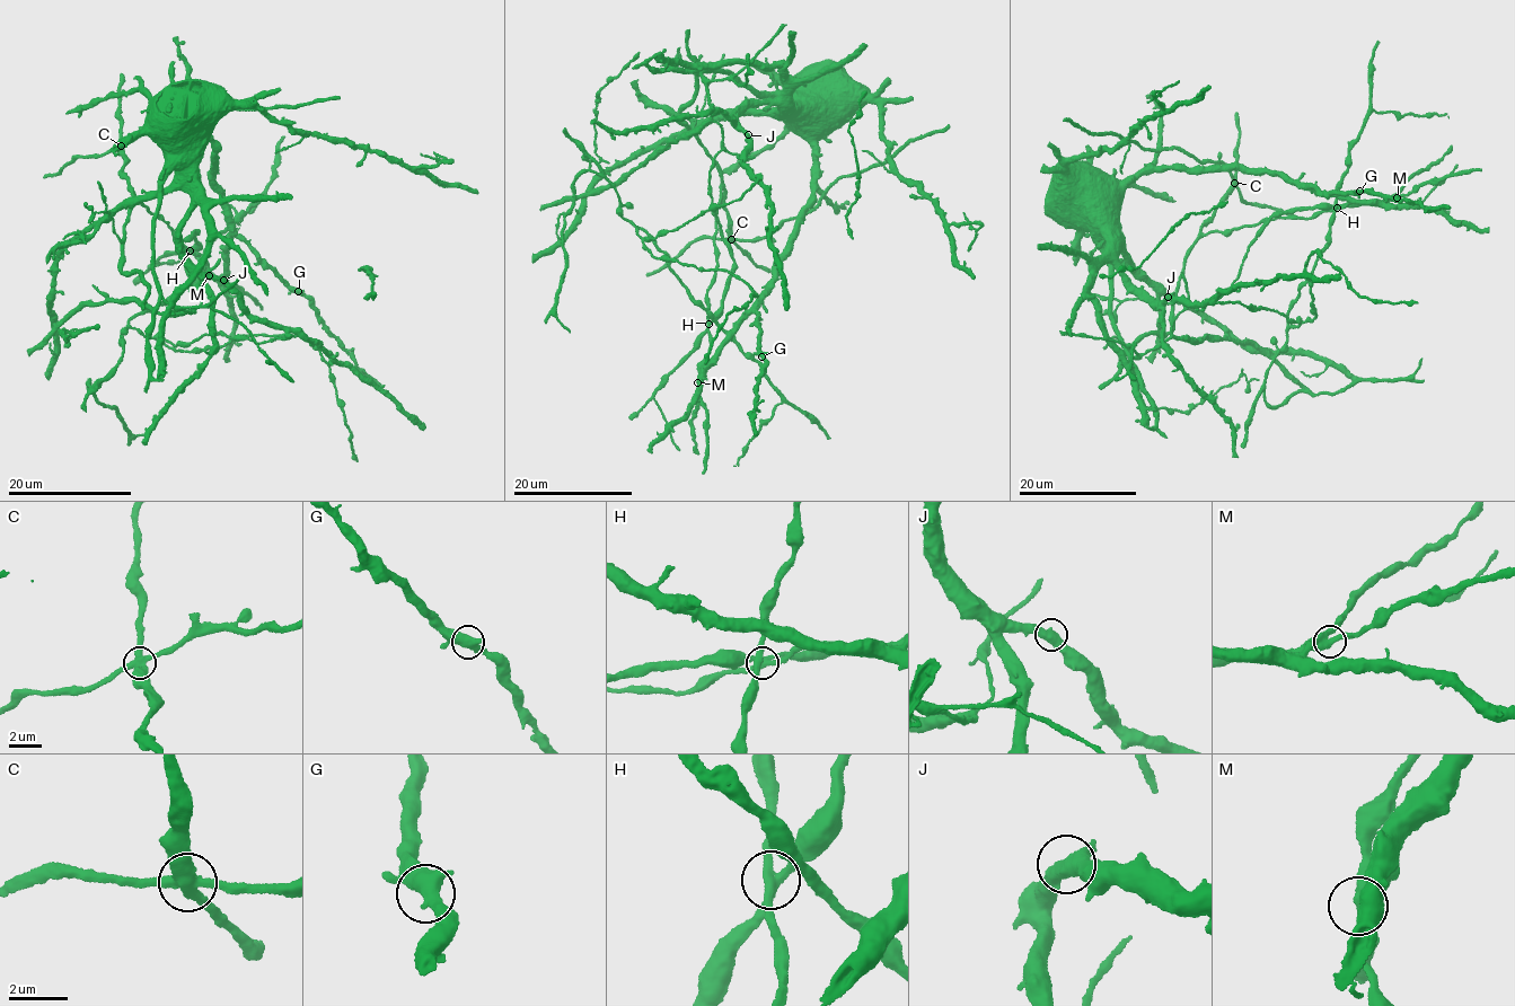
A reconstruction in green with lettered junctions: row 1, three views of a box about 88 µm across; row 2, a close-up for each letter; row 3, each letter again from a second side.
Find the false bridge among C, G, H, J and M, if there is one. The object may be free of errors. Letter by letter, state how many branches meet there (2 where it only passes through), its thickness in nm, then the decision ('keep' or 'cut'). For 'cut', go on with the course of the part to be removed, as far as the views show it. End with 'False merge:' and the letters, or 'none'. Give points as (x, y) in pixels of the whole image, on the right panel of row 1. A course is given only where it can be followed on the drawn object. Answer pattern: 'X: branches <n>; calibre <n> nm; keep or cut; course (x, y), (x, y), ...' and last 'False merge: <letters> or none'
C: branches 4; calibre 440 nm; cut; course (1234, 182), (1217, 160), (1201, 162), (1183, 150), (1144, 149), (1113, 131), (1092, 133), (1068, 117), (1064, 121)
G: branches 3; calibre 440 nm; keep
H: branches 4; calibre 320 nm; keep
J: branches 3; calibre 440 nm; keep
M: branches 4; calibre 480 nm; keep
False merge: C

